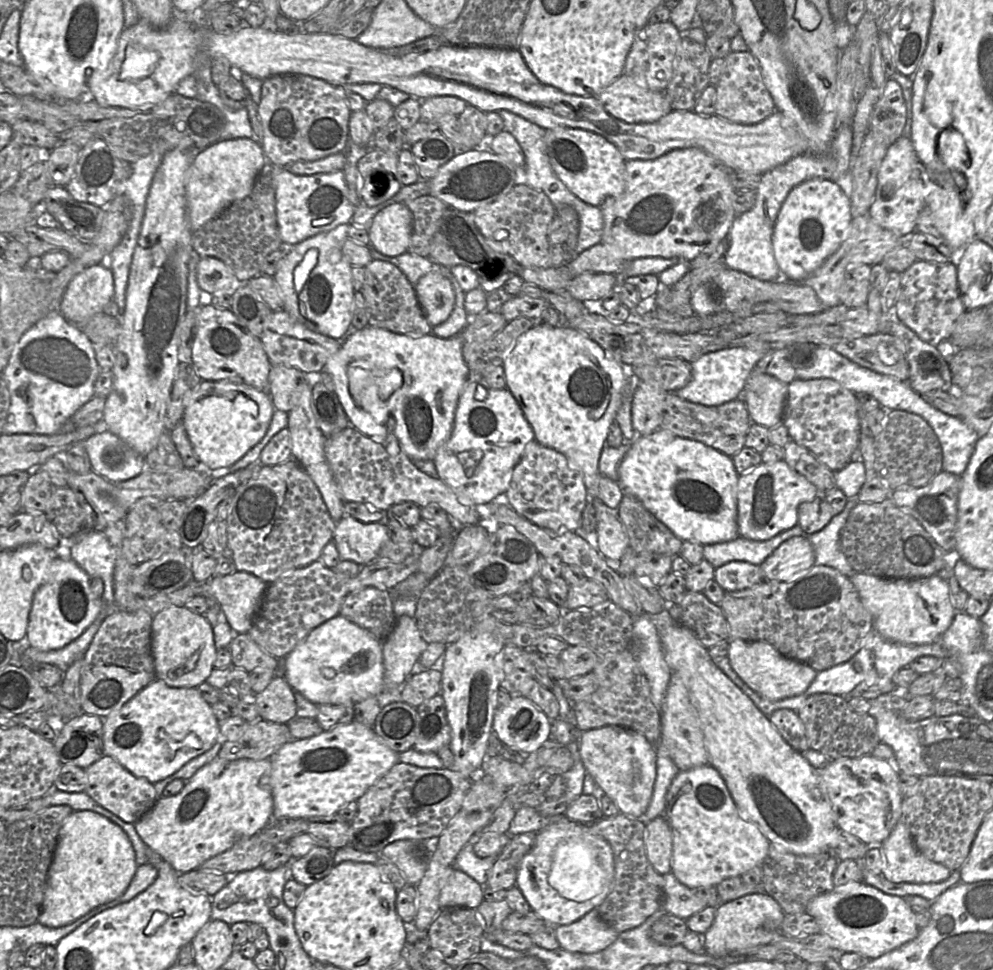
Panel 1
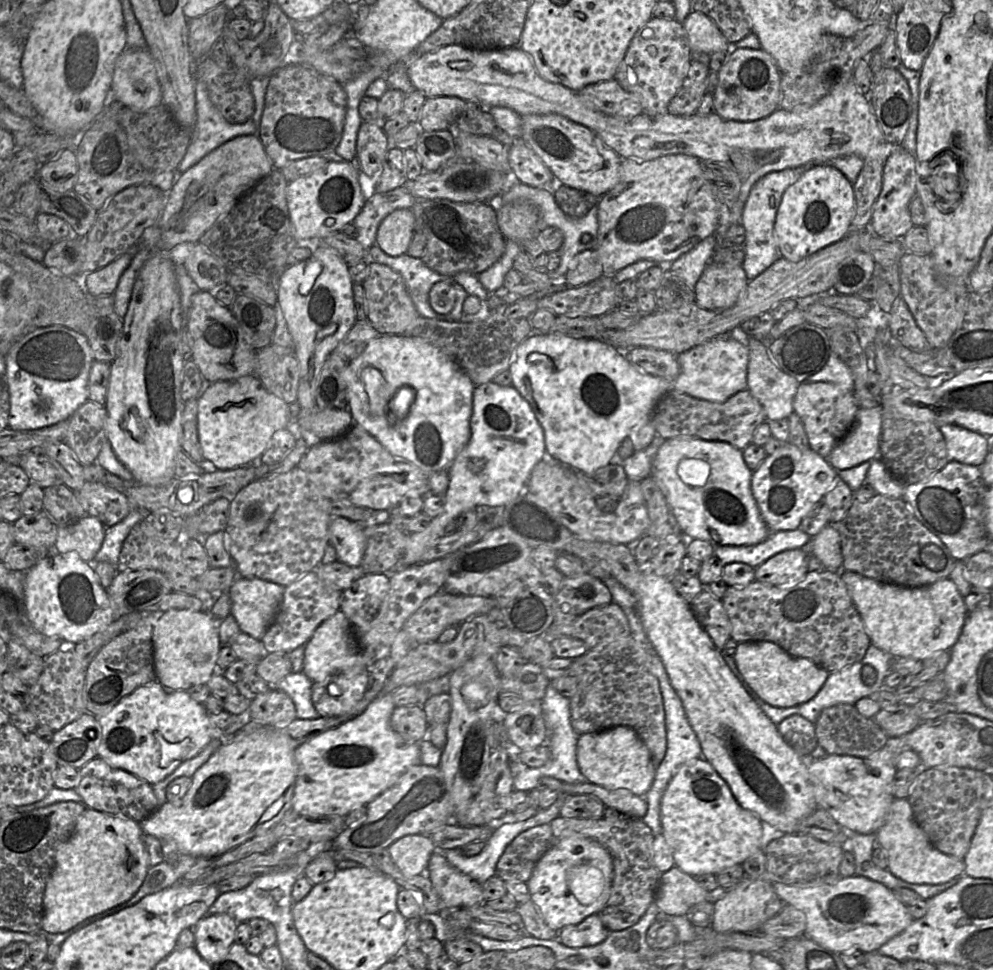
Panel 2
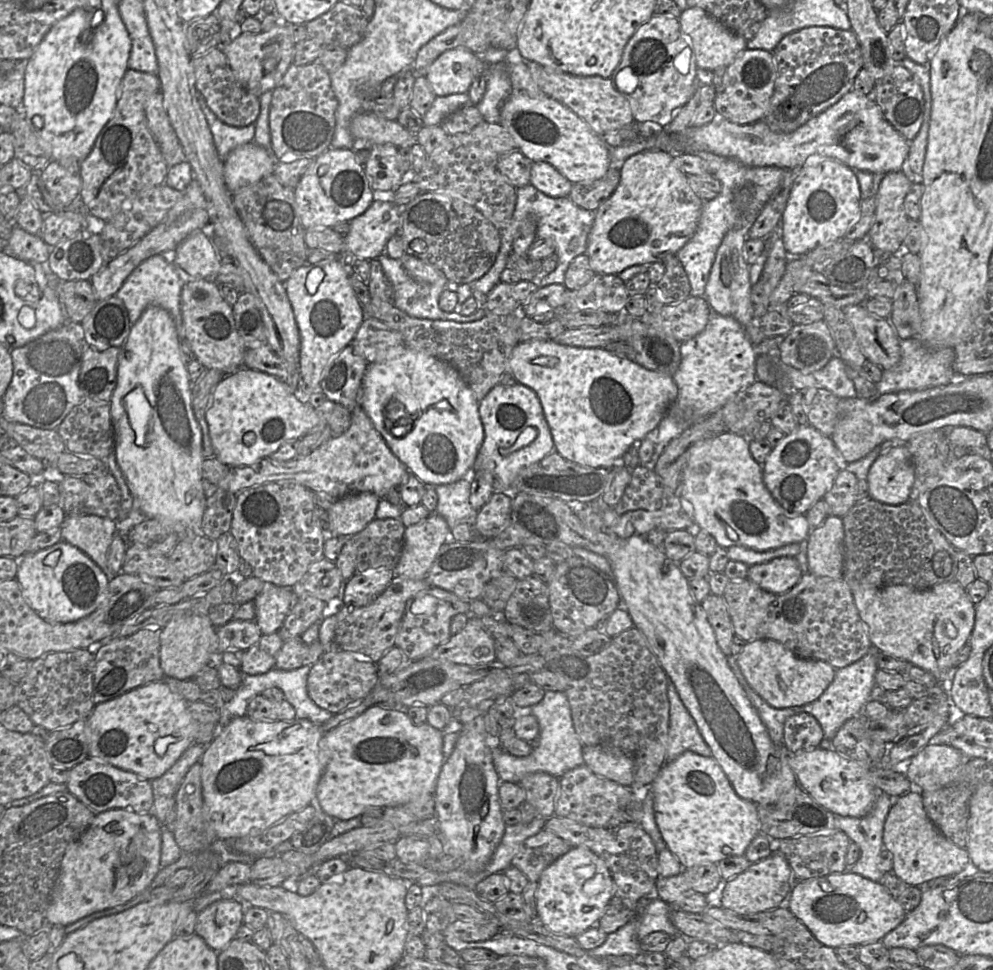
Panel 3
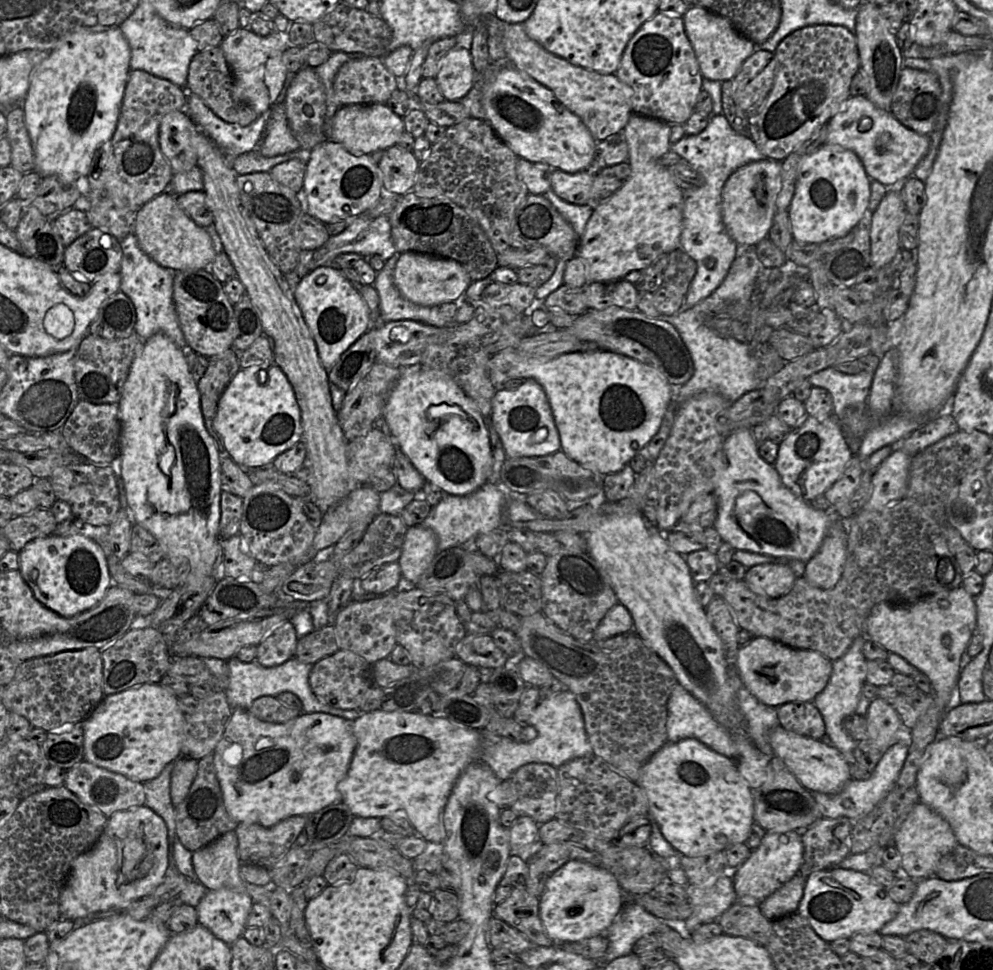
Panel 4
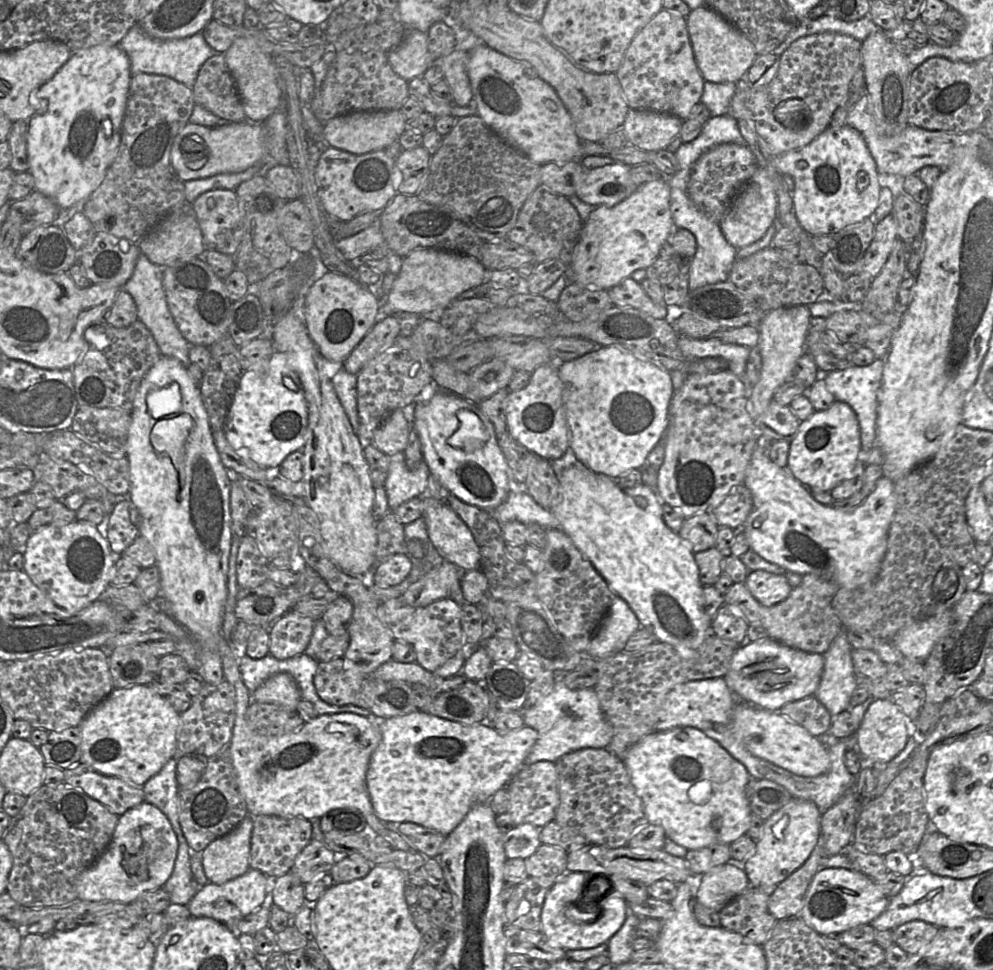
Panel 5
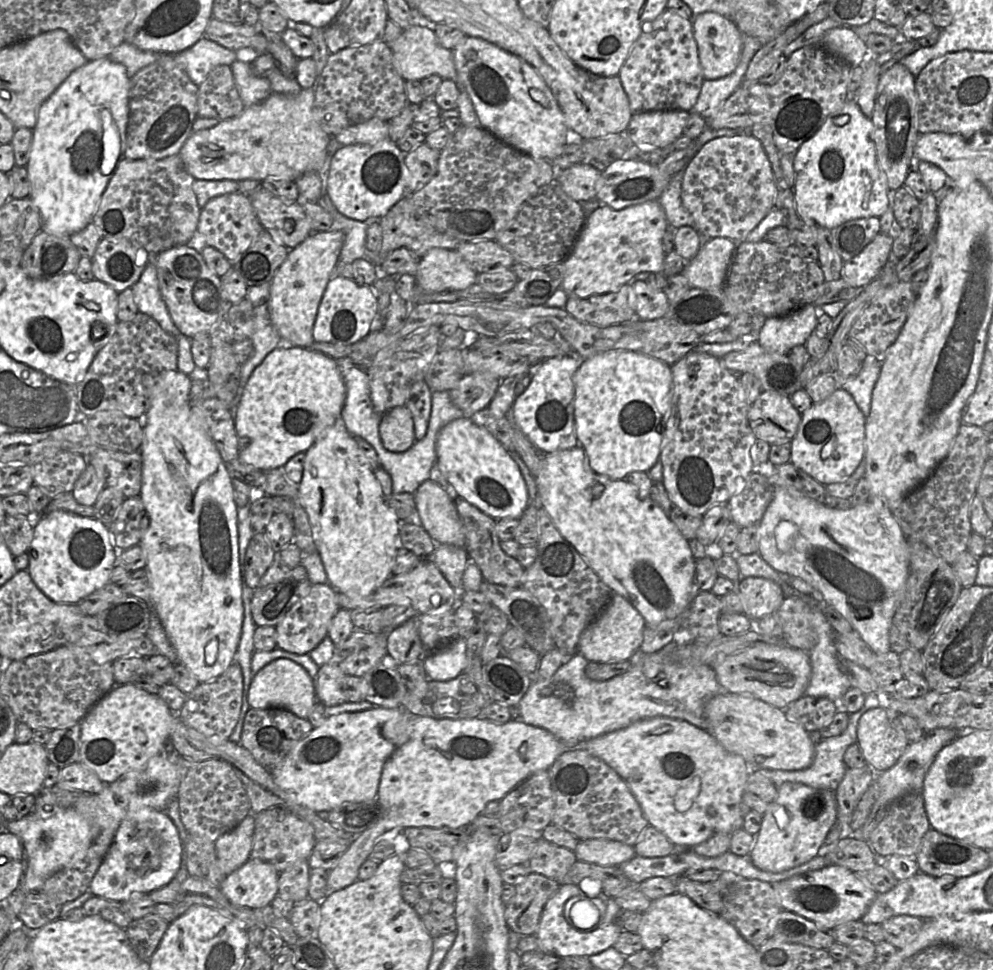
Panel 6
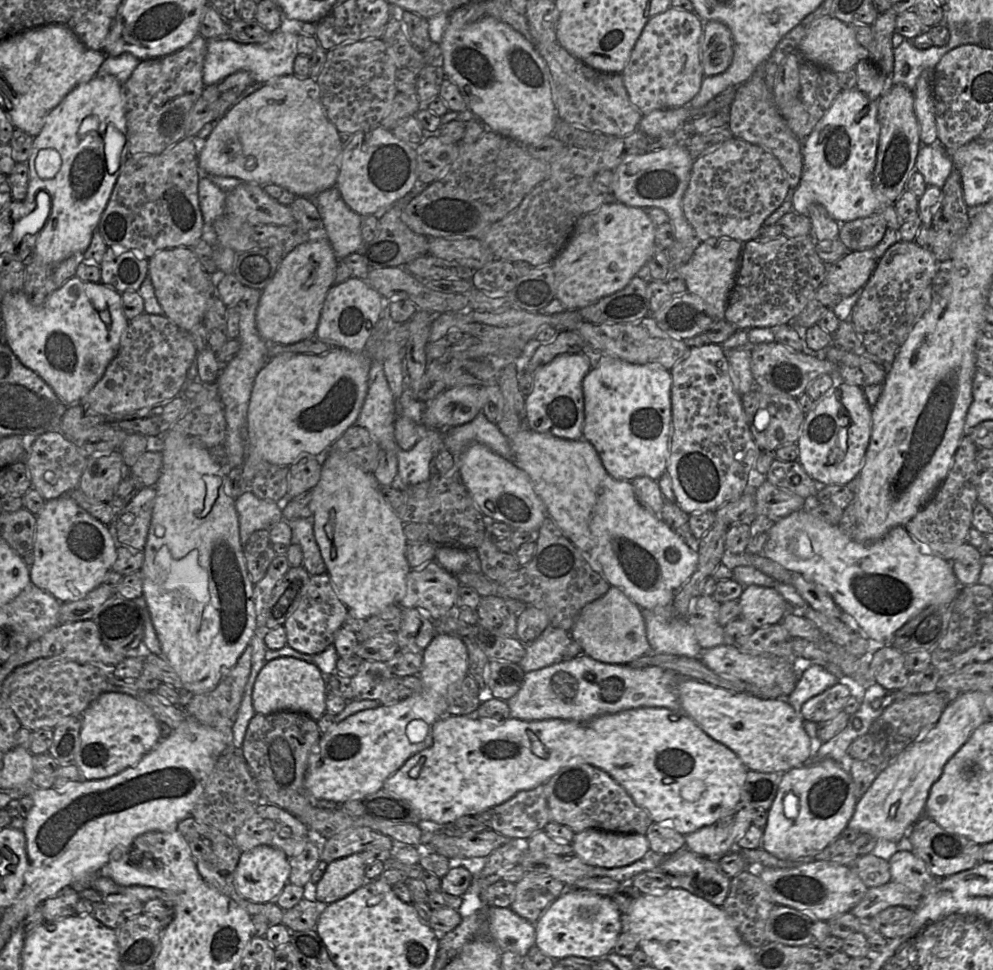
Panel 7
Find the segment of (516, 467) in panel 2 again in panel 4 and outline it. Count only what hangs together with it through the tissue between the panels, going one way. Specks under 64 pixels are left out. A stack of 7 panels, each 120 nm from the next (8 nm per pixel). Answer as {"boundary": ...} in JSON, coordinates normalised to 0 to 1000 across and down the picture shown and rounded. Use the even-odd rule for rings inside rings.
{"boundary":[[[536,390],[529,391],[528,395],[518,402],[501,400],[494,414],[493,431],[512,472],[549,470],[565,463],[563,445],[550,405],[546,398]],[[426,541],[411,543],[401,577],[406,597],[419,603],[441,570],[440,552]]]}

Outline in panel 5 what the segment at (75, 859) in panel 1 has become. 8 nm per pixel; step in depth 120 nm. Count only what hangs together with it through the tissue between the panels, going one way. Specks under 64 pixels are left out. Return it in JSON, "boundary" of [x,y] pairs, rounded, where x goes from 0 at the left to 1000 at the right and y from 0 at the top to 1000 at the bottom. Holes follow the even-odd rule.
{"boundary":[[[147,826],[120,841],[112,868],[103,881],[78,907],[78,927],[133,931],[146,920],[163,915],[171,905],[178,882],[178,862],[167,840]]]}

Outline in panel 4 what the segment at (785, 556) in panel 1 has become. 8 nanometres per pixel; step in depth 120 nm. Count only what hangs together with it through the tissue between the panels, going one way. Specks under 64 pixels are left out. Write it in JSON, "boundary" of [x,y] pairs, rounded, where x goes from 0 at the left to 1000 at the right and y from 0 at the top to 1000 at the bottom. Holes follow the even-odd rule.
{"boundary":[[[769,580],[753,586],[748,598],[761,610],[782,616],[797,608],[802,594],[792,580]]]}

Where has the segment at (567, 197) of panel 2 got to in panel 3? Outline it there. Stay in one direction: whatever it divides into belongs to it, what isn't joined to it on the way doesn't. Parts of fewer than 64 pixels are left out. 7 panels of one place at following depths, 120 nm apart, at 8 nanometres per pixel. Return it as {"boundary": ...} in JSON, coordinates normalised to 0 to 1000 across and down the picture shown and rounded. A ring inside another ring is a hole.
{"boundary":[[[614,172],[606,184],[596,189],[576,190],[572,204],[584,214],[600,218],[617,200],[624,182],[624,174]]]}

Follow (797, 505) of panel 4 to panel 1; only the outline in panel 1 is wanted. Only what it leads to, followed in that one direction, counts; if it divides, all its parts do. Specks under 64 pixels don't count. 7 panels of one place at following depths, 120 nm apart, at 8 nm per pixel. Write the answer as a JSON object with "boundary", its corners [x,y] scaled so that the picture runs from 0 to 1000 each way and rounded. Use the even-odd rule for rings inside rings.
{"boundary":[[[663,442],[659,446],[651,449],[640,451],[634,459],[633,464],[627,471],[622,482],[622,499],[627,509],[634,509],[640,512],[649,523],[656,528],[664,537],[671,541],[687,558],[693,557],[707,562],[730,559],[744,554],[742,542],[742,500],[744,489],[742,488],[737,471],[715,461],[704,455],[685,451],[673,443]]]}

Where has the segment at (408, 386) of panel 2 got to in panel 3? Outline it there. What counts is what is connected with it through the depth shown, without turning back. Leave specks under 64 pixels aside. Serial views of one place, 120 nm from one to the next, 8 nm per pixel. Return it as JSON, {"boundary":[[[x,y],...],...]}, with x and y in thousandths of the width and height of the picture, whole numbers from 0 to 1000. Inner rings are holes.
{"boundary":[[[409,360],[403,367],[372,375],[364,399],[364,419],[396,468],[428,500],[440,501],[467,493],[487,454],[482,414],[461,381],[427,363]]]}

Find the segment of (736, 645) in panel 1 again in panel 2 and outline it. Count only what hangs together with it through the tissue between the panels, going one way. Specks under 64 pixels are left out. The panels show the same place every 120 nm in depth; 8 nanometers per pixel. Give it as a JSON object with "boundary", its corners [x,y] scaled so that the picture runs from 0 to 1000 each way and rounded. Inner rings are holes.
{"boundary":[[[776,661],[743,663],[738,679],[754,709],[769,724],[787,730],[799,729],[815,723],[828,709],[836,695],[813,678],[795,675]]]}

